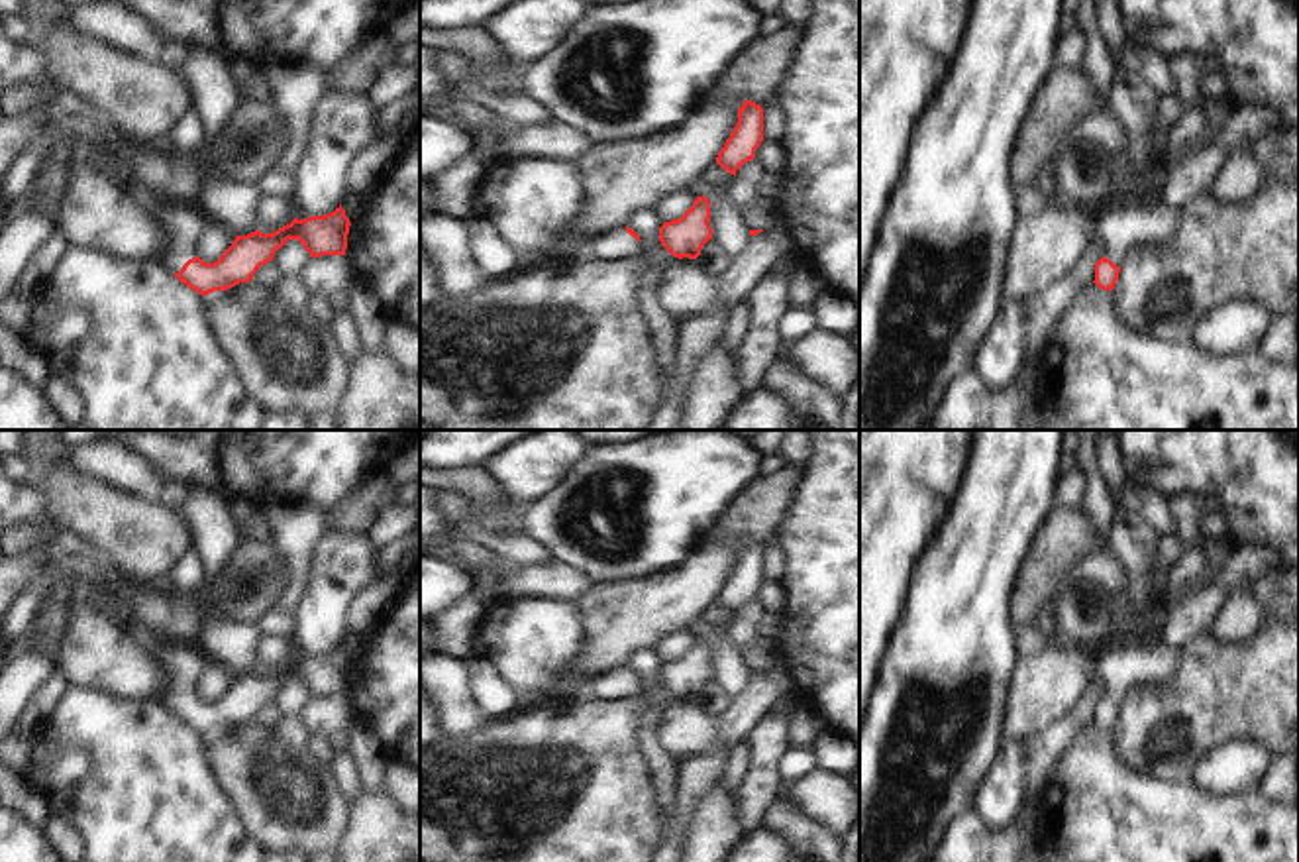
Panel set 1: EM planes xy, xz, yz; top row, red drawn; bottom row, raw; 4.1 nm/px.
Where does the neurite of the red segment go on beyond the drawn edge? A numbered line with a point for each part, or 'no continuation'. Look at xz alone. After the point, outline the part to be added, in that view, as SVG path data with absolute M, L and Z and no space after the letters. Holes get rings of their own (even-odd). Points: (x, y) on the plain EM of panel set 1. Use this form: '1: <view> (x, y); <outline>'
1: xz (617, 684); M616 668L591 679L583 691L583 697L593 701L616 701L624 697L636 697L642 691L642 681L632 677L626 668Z

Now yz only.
1: yz (1123, 668); M1168 644L1103 646L1095 652L1095 662L1105 697L1120 707L1134 687L1173 679L1179 673L1183 650Z

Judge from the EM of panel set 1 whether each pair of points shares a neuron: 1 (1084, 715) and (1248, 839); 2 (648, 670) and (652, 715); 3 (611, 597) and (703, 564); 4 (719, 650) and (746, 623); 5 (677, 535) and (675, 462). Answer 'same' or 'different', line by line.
1: different
2: same
3: same
4: different
5: same

